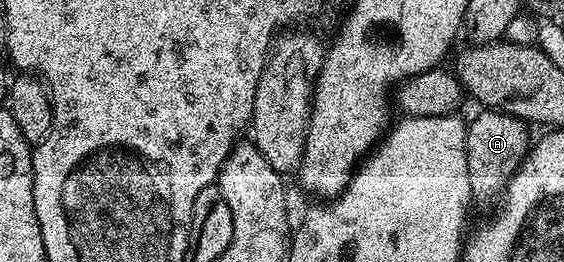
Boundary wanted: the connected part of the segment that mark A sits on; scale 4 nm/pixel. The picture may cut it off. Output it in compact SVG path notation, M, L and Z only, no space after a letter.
M482 110L482 113L466 126L466 165L470 198L475 205L490 204L499 199L510 185L511 178L522 164L522 159L532 147L531 125L525 120L509 116L497 110Z

